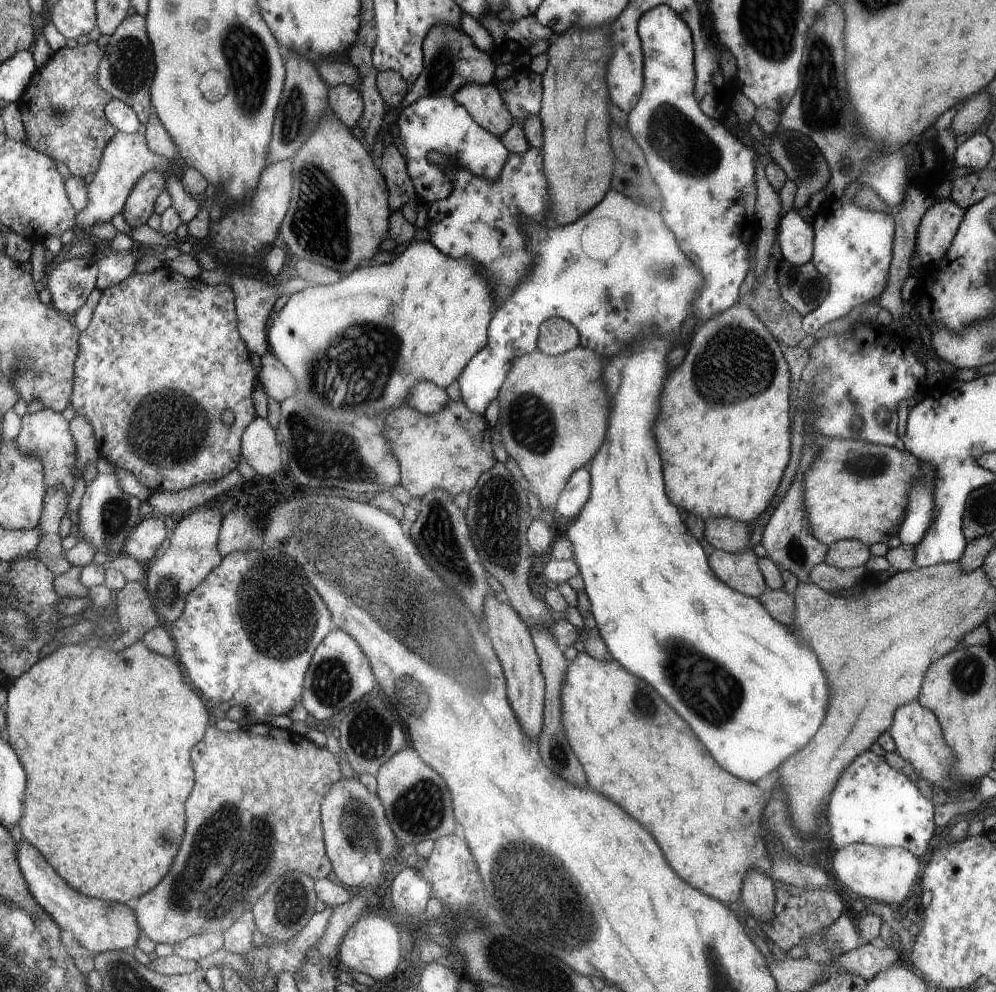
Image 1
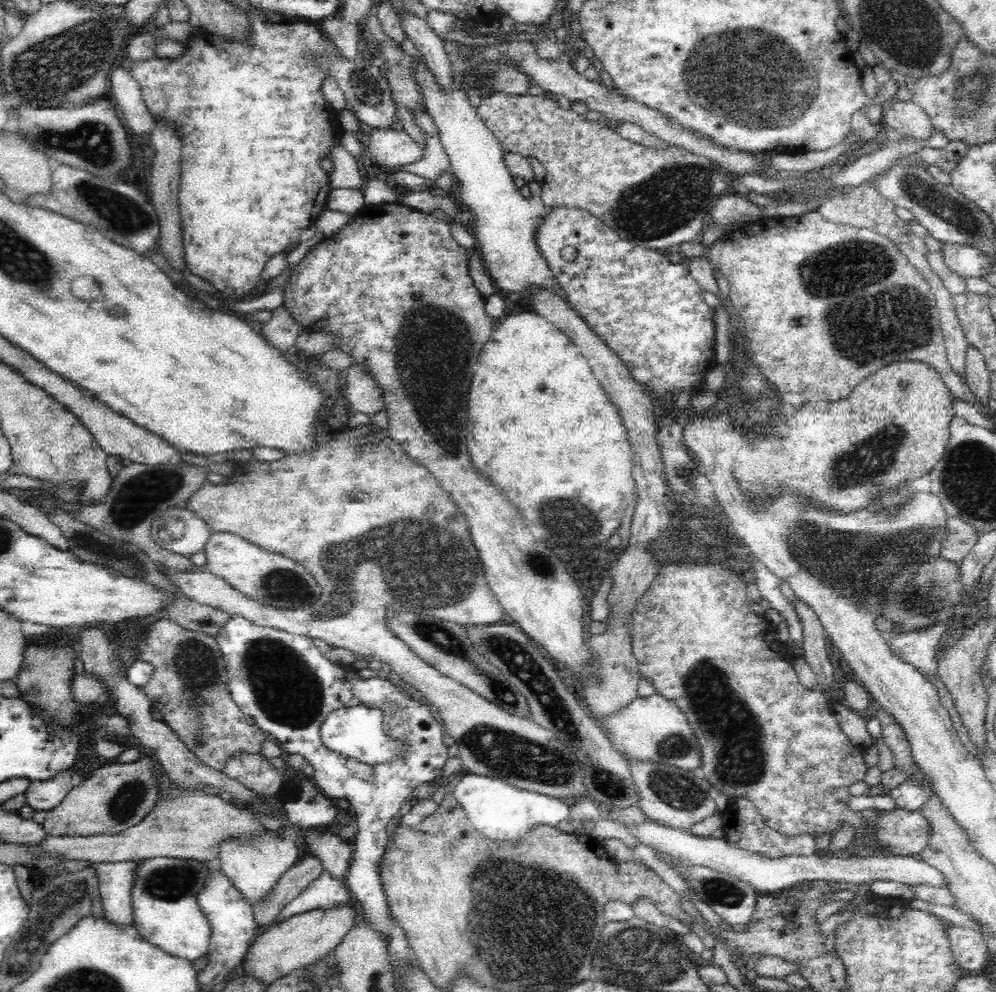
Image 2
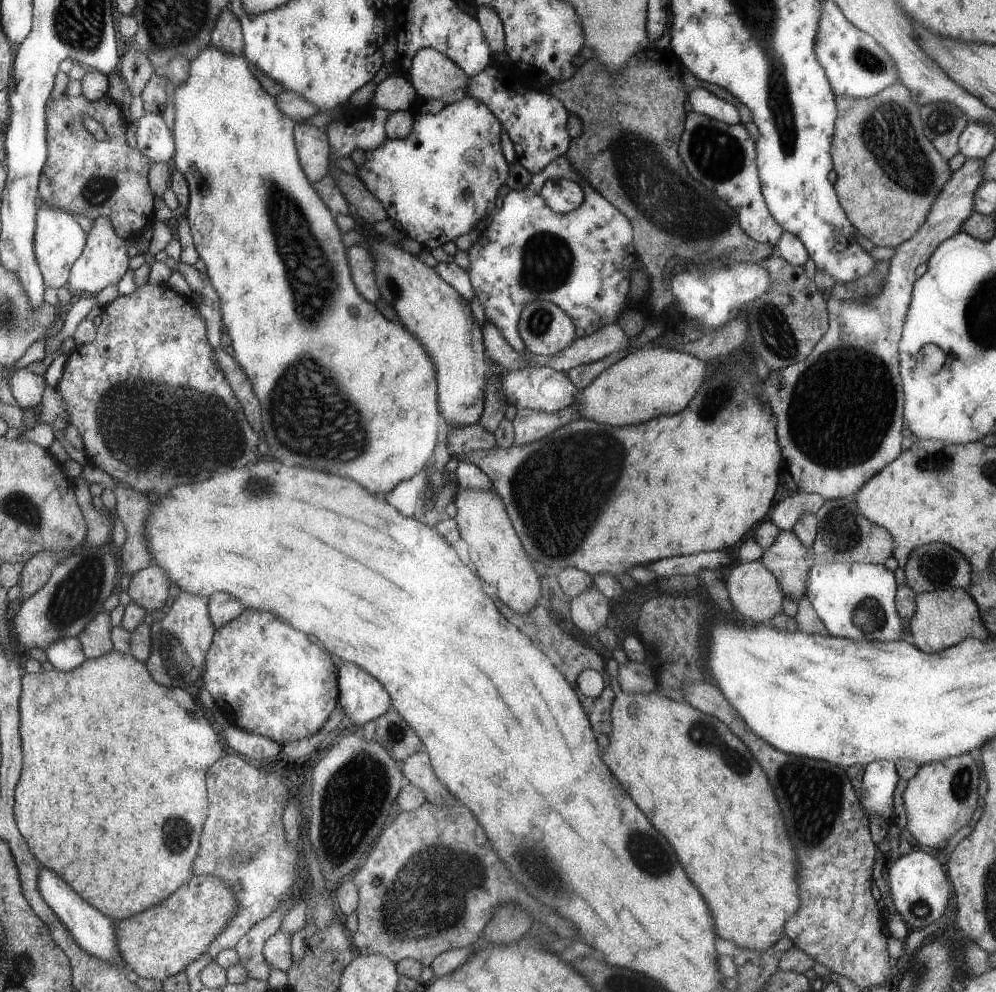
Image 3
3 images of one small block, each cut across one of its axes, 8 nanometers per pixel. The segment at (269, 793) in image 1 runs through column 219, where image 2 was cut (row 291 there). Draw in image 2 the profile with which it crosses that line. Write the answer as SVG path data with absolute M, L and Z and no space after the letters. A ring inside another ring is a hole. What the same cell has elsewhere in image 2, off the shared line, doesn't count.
M813 211L801 216L754 219L734 228L710 245L704 245L702 241L680 244L679 252L688 260L705 258L713 266L715 272L728 280L731 291L728 304L733 311L738 330L742 330L744 337L750 341L750 351L752 351L750 359L758 366L758 372L774 386L778 396L782 398L781 408L786 414L789 414L798 405L808 401L821 404L830 401L836 402L836 400L844 398L846 394L853 392L854 388L857 388L863 380L866 380L866 377L879 369L903 361L920 361L922 364L930 366L941 376L942 382L946 389L950 390L952 397L970 405L976 405L969 386L956 372L950 369L950 364L946 359L946 346L941 329L940 313L938 313L938 307L934 305L934 296L930 291L928 281L912 264L909 264L909 260L898 252L895 245L885 236L880 236L870 229L856 228L853 225L832 224L830 221L824 220L817 211Z

